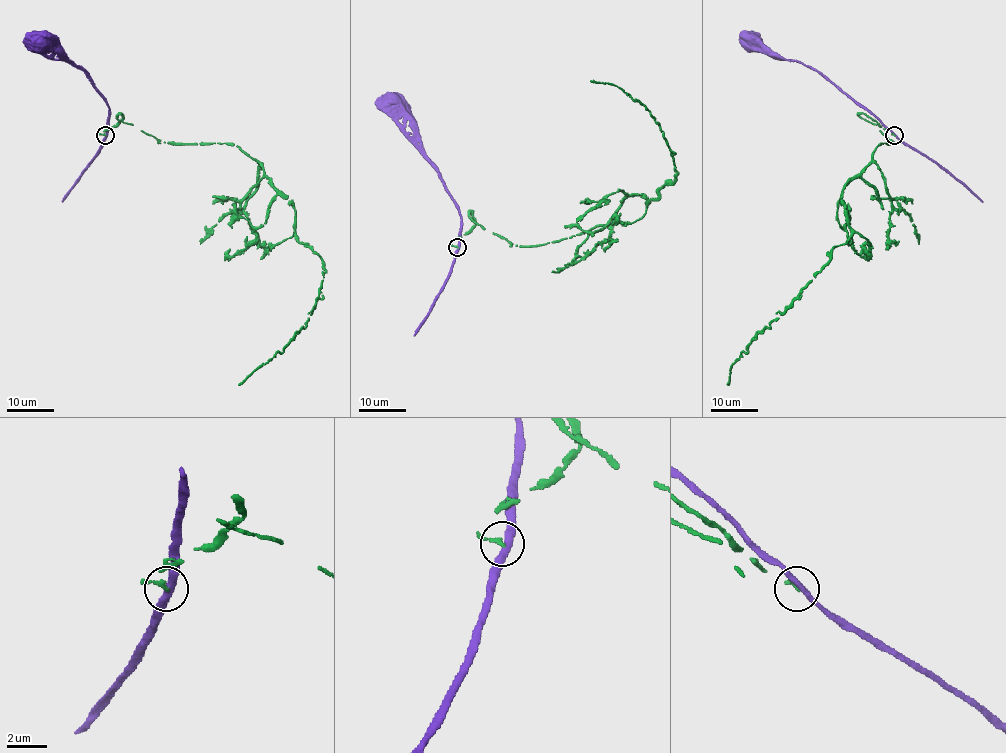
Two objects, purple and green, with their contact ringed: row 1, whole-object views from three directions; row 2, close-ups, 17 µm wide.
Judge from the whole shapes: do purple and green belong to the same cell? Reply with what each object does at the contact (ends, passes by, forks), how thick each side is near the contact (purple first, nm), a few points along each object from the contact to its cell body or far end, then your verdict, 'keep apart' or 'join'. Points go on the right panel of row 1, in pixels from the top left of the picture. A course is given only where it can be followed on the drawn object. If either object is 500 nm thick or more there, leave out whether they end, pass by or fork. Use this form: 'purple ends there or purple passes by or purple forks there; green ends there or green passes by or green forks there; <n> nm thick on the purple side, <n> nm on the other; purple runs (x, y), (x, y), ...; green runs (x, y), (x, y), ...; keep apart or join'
purple passes by; green ends there; 320 nm thick on the purple side, 180 nm on the other; purple runs (894, 135), (816, 71), (797, 60), (787, 60), (752, 47), (747, 43), (750, 41); green runs (894, 135), (860, 114), (893, 143), (877, 146), (843, 187), (850, 238), (833, 249), (733, 362), (727, 385); keep apart

